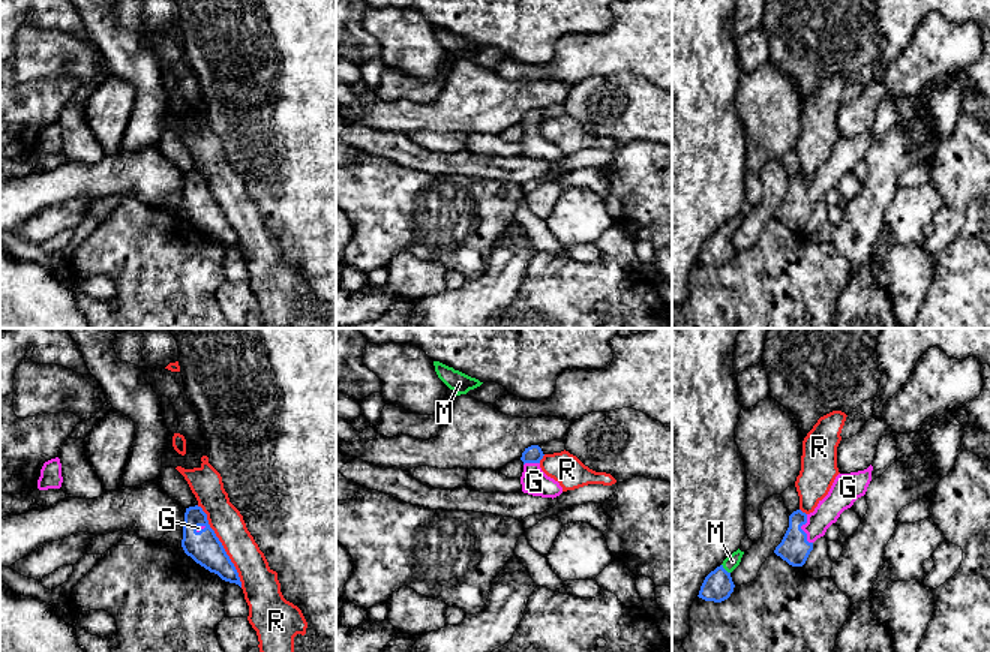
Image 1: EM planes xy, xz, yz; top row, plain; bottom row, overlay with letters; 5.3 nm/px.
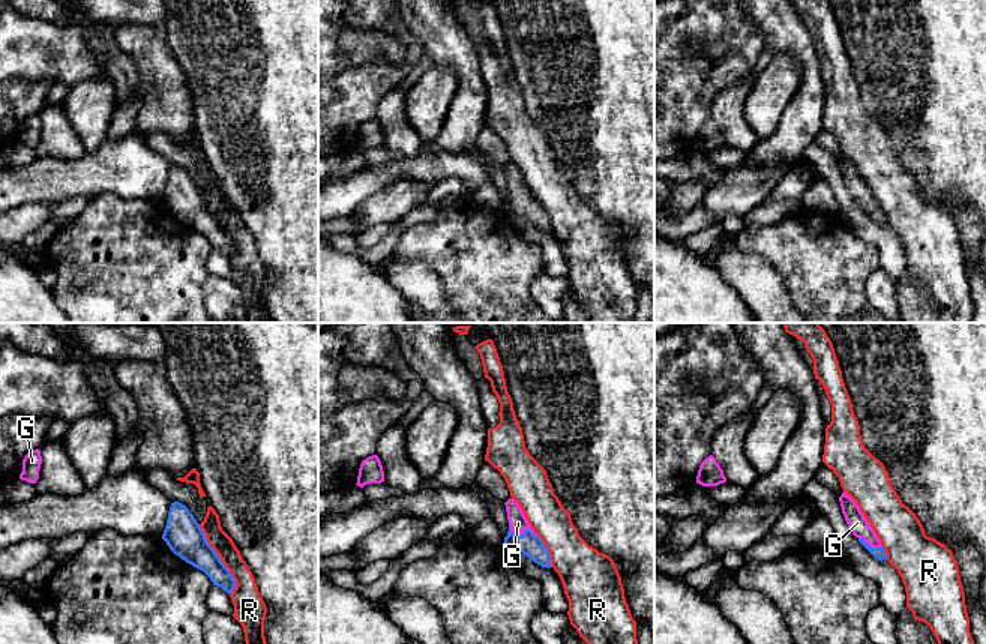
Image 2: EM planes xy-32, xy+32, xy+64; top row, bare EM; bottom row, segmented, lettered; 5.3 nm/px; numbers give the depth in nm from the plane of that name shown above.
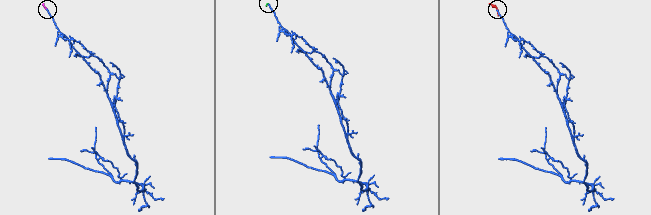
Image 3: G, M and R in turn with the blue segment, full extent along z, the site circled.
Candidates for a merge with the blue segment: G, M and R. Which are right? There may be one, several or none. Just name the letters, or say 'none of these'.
G, M

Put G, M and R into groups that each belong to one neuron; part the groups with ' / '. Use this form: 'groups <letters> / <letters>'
groups G M / R

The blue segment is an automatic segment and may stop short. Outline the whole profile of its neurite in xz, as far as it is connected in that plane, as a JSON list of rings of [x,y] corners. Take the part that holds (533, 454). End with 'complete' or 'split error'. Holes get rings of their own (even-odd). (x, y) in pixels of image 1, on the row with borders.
[[[531,445],[525,448],[520,460],[524,462],[524,472],[520,477],[522,492],[542,496],[542,498],[556,498],[562,493],[562,487],[558,481],[548,477],[542,468],[540,460],[543,459],[543,451],[538,445]]] | split error

